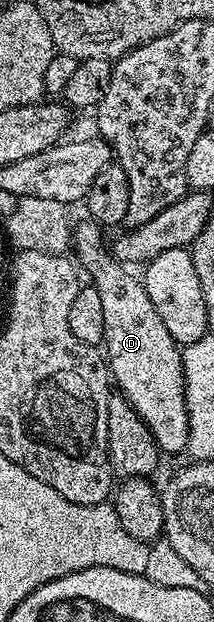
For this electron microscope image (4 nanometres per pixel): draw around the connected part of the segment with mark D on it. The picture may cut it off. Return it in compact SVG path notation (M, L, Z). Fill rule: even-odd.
M93 221L79 222L74 228L72 251L78 254L76 263L83 272L90 274L89 282L100 293L104 309L104 358L110 368L113 382L123 399L132 405L132 409L142 418L144 425L152 433L159 452L174 455L185 452L190 426L186 412L186 390L184 389L184 365L182 364L182 347L174 340L172 333L160 321L156 305L148 297L143 280L133 279L127 268L115 259L109 250L102 248L103 228Z

